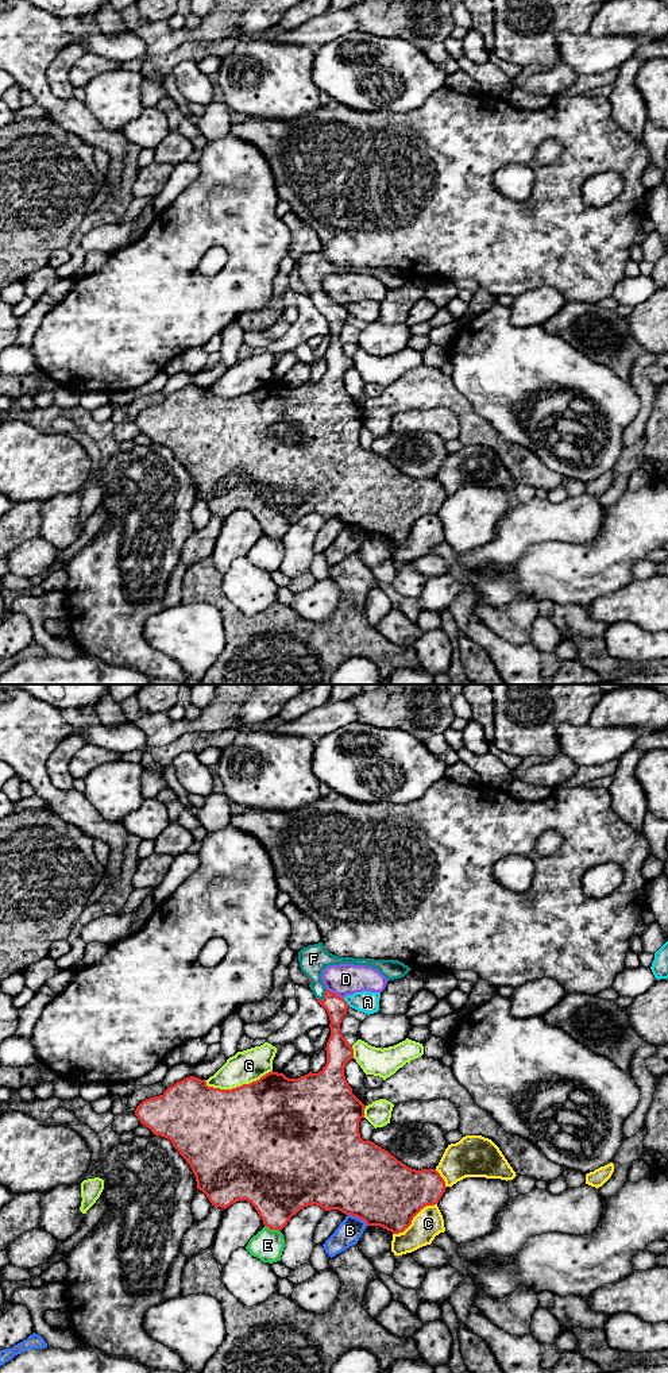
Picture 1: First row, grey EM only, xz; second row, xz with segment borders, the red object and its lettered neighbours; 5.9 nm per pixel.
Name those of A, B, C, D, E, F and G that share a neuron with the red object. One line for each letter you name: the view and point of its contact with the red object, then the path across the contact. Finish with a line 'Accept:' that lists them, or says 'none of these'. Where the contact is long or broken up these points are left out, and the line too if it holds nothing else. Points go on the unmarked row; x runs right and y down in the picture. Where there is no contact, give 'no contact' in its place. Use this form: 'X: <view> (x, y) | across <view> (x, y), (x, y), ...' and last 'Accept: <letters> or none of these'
F: xz (324, 307) | across xz (336, 316), (324, 307), (316, 293), (313, 267)
Accept: F

